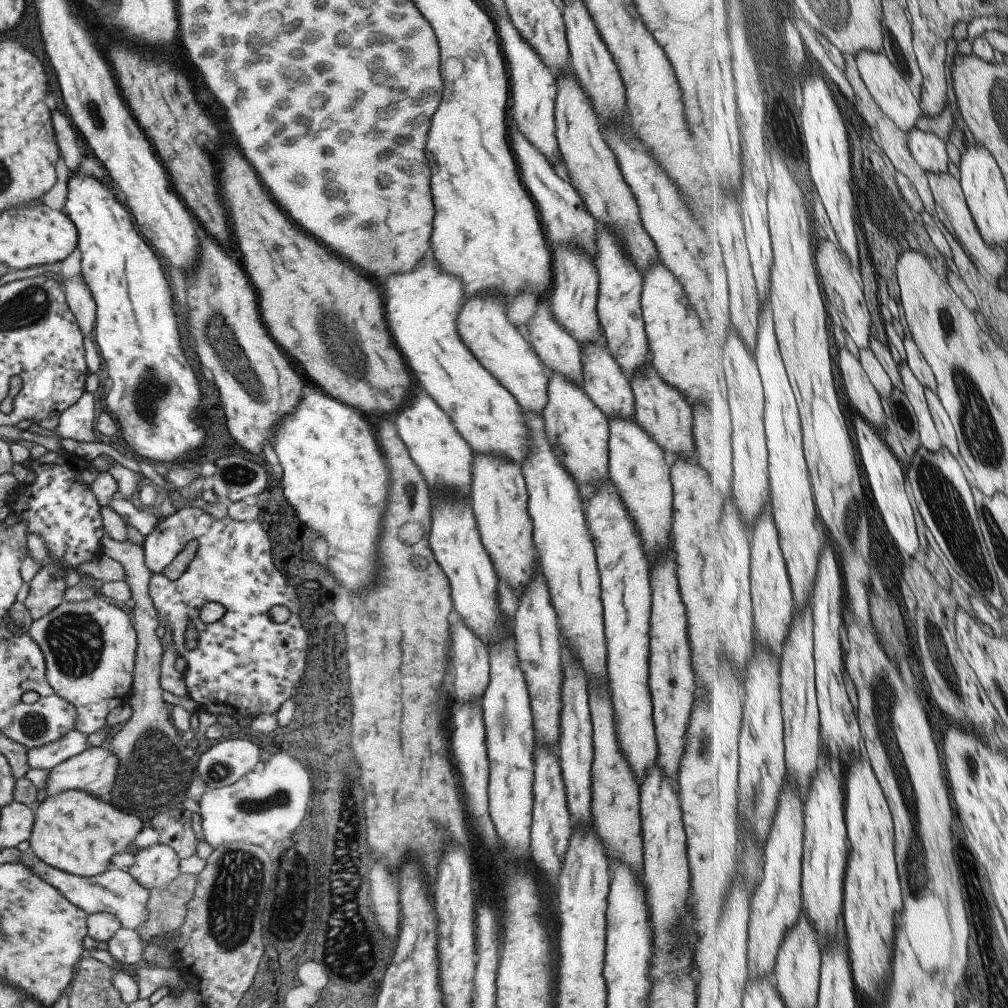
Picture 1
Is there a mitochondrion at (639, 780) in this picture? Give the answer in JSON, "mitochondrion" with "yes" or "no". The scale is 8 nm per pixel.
{"mitochondrion":"no"}

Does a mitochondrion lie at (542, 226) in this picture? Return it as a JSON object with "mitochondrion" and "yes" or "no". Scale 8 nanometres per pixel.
{"mitochondrion":"no"}

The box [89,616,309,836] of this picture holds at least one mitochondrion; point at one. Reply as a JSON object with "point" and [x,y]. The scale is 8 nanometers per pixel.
{"point":[153,771]}

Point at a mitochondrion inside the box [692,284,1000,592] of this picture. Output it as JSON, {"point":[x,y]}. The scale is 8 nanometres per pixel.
{"point":[929,477]}

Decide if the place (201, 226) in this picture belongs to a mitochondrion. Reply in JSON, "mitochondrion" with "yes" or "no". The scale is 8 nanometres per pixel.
{"mitochondrion":"no"}

